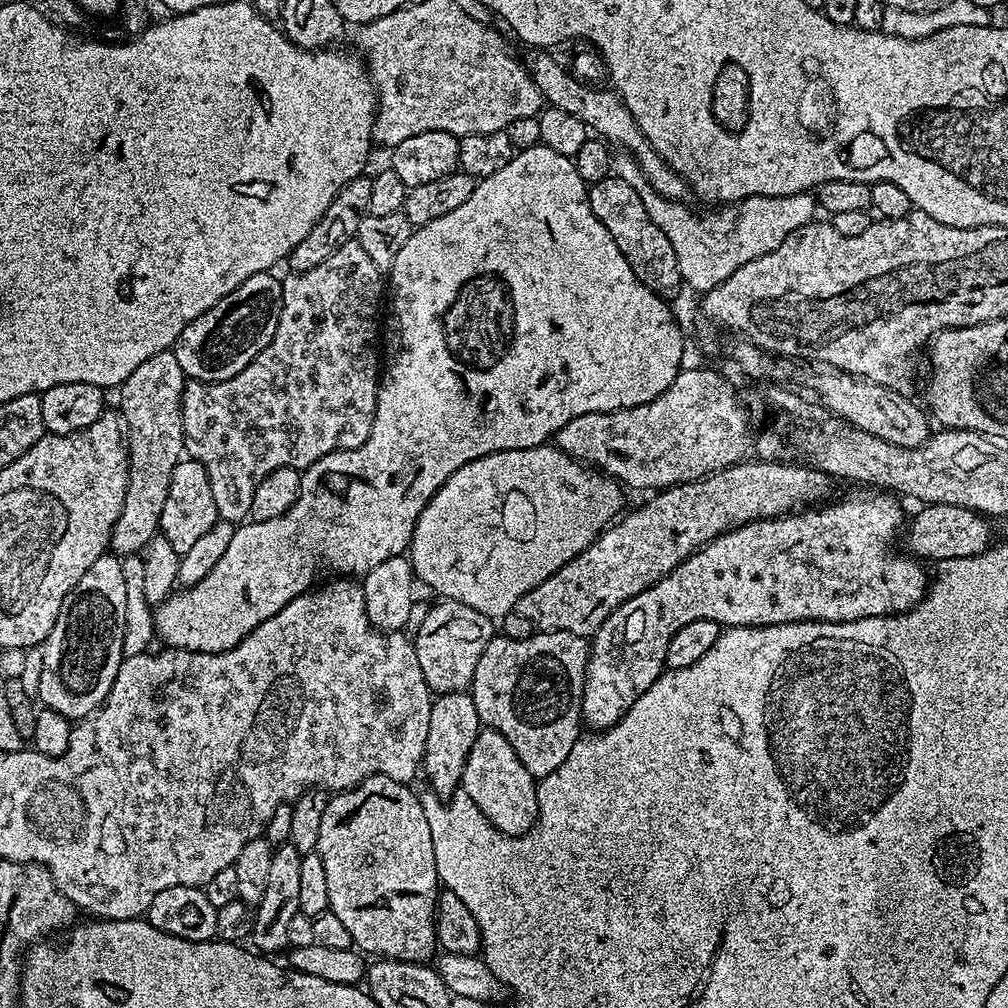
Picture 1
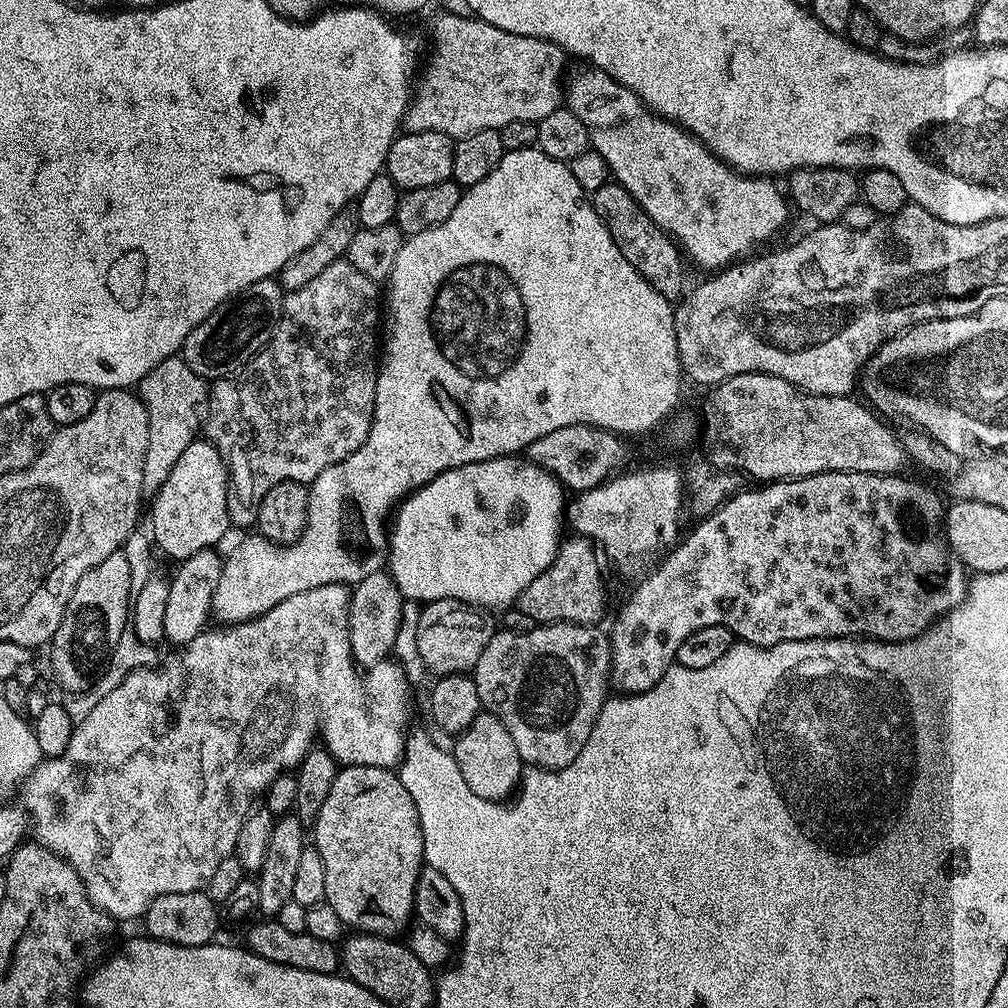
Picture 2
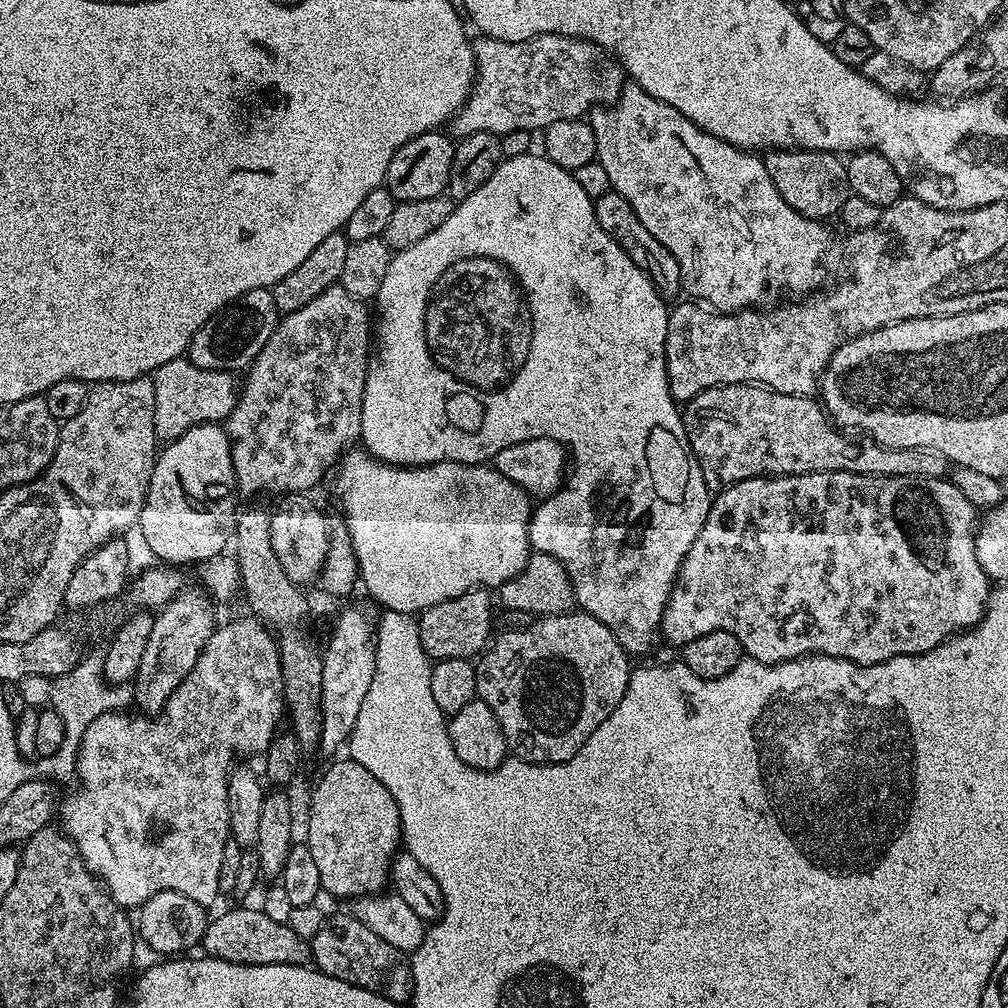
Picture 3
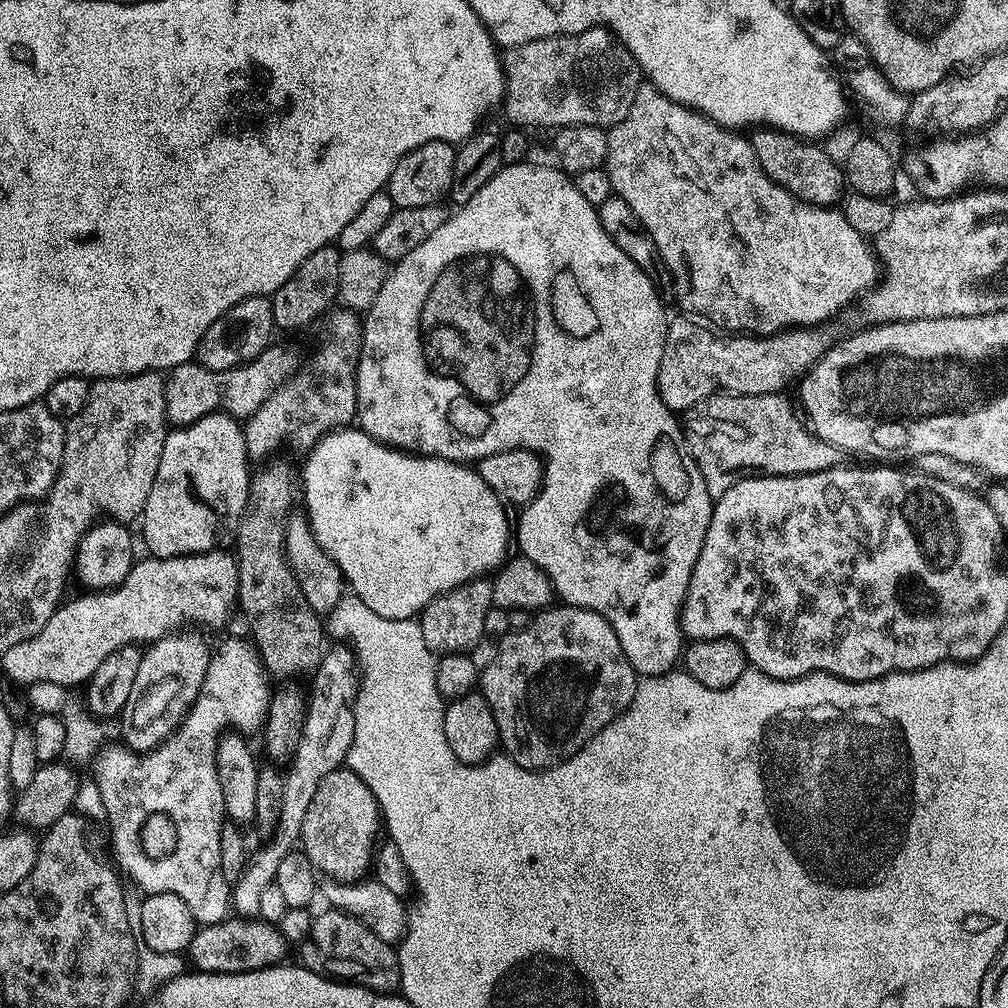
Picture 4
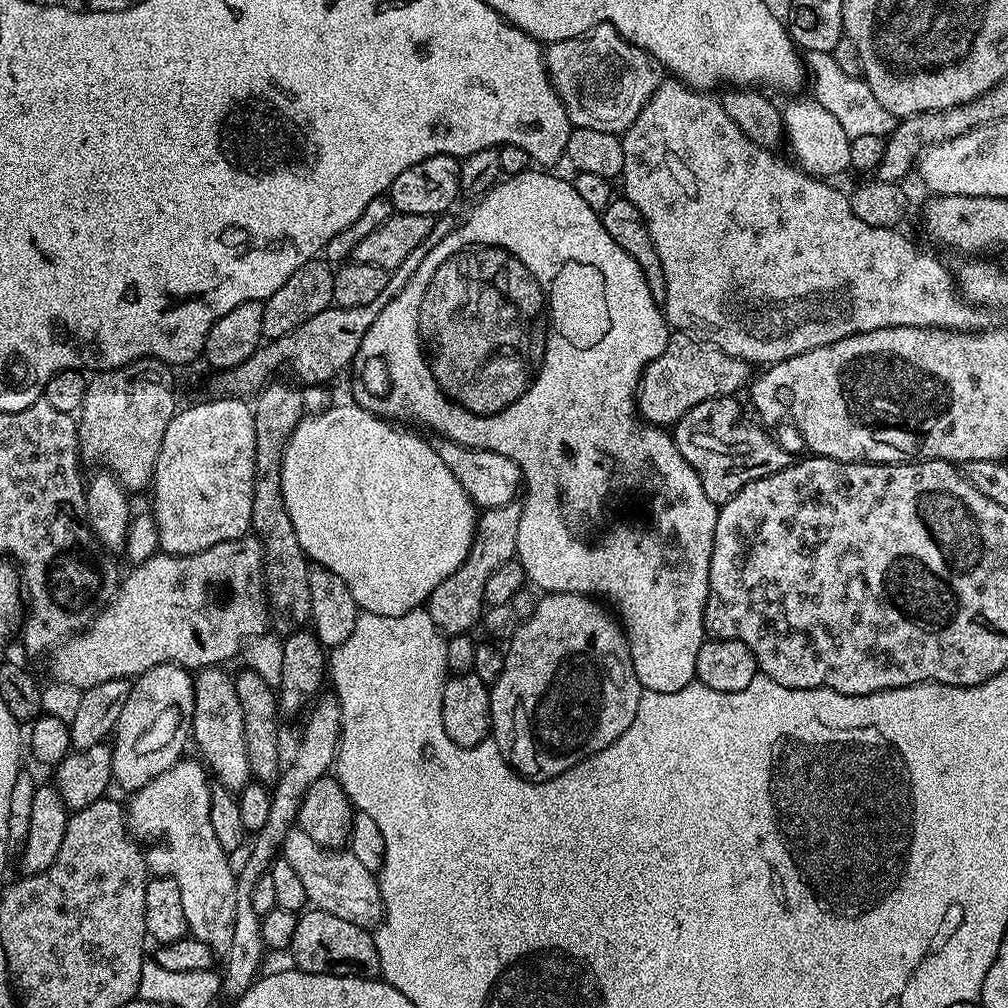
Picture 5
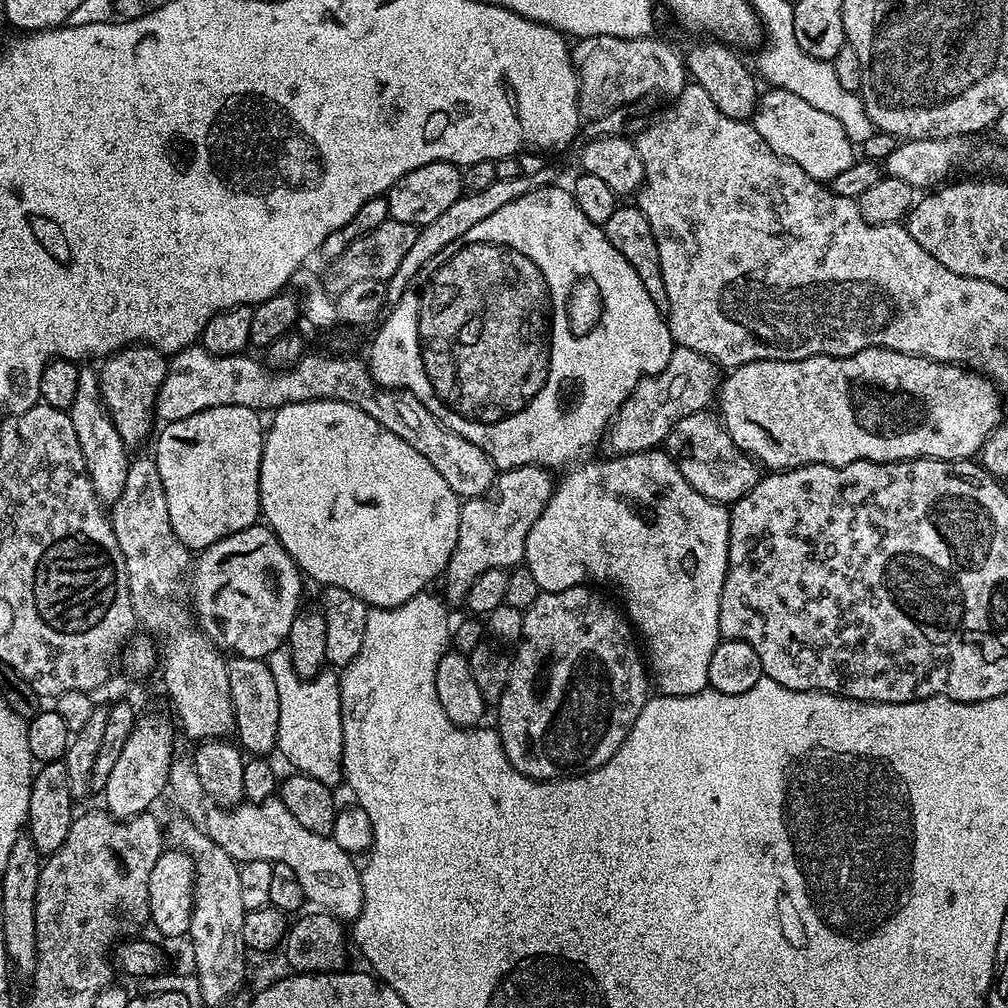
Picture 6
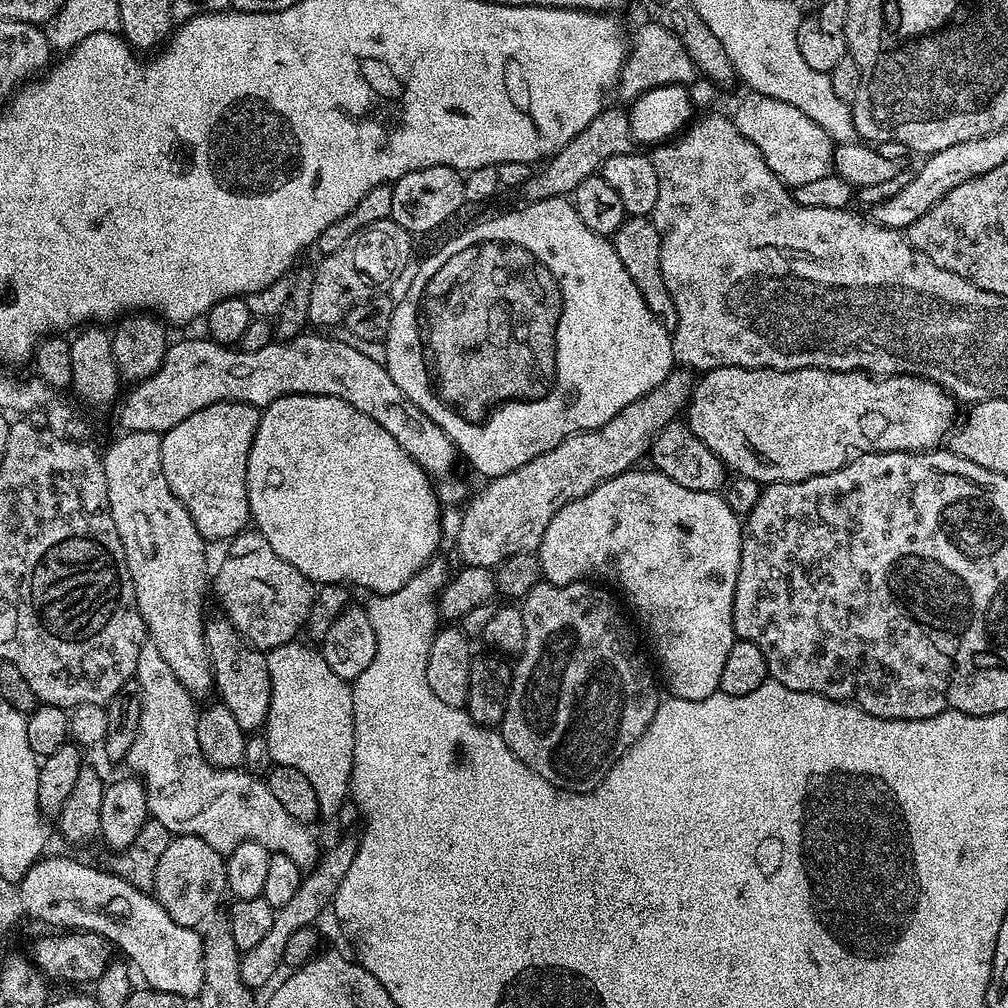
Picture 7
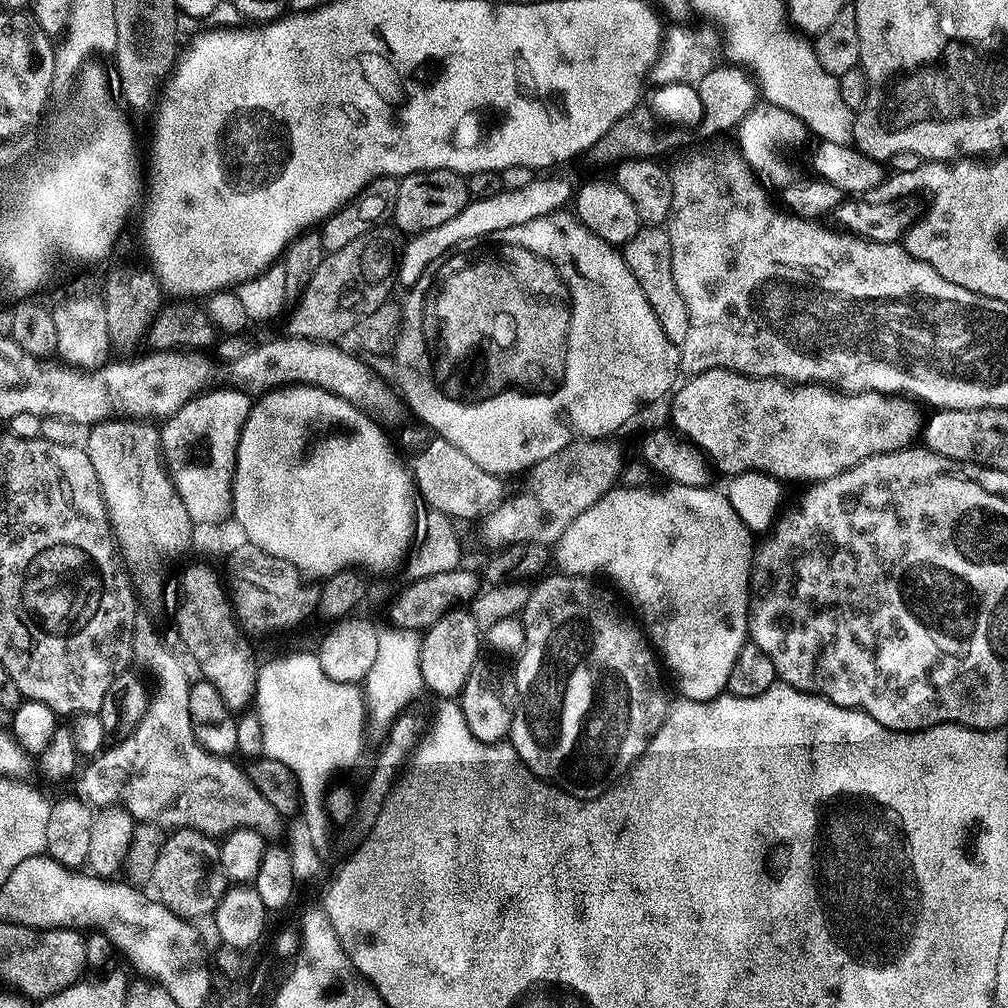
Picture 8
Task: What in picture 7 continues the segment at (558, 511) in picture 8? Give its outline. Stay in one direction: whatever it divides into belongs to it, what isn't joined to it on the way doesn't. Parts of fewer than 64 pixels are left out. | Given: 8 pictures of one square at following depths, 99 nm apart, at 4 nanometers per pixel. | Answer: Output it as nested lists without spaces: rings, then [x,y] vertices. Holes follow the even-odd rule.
[[[674,370],[652,392],[646,393],[642,398],[630,402],[626,410],[622,410],[610,422],[601,428],[593,428],[591,432],[576,432],[568,436],[546,454],[538,454],[538,458],[530,458],[522,466],[510,470],[501,476],[491,477],[488,484],[480,493],[473,495],[463,505],[464,517],[460,520],[460,529],[456,532],[456,548],[460,551],[463,563],[467,567],[482,566],[495,569],[508,556],[522,554],[523,552],[536,552],[542,542],[542,534],[546,534],[546,526],[570,502],[590,494],[599,484],[605,484],[610,478],[621,476],[623,472],[635,469],[640,459],[647,457],[652,451],[654,438],[667,424],[673,423],[676,416],[685,411],[688,399],[692,397],[693,377],[684,370]]]

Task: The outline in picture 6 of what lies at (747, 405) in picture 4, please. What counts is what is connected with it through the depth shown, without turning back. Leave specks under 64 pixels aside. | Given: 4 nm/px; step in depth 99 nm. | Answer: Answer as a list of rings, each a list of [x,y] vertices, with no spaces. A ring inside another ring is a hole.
[[[705,410],[682,418],[682,422],[670,430],[666,451],[678,466],[682,478],[686,478],[686,482],[690,482],[698,494],[728,506],[745,496],[759,482],[762,472],[747,452],[732,443],[719,415],[712,413],[711,416],[710,413]]]

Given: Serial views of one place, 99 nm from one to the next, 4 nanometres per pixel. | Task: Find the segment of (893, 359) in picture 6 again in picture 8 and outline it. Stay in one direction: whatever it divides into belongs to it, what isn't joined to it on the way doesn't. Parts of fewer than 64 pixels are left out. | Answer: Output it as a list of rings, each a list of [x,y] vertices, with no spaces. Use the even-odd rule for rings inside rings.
[[[715,368],[705,372],[697,372],[689,375],[688,380],[671,397],[672,400],[672,424],[681,432],[679,435],[685,441],[691,442],[720,472],[728,472],[729,477],[738,476],[742,472],[763,472],[765,476],[774,476],[781,482],[787,480],[808,480],[815,482],[825,480],[834,474],[844,472],[848,468],[854,467],[860,460],[865,460],[867,456],[877,456],[880,452],[897,452],[900,448],[907,448],[913,443],[912,440],[912,404],[908,398],[901,398],[896,394],[885,394],[882,392],[863,392],[849,394],[839,390],[831,390],[829,387],[818,384],[800,384],[789,386],[783,381],[763,380],[760,376],[743,376],[730,370]]]

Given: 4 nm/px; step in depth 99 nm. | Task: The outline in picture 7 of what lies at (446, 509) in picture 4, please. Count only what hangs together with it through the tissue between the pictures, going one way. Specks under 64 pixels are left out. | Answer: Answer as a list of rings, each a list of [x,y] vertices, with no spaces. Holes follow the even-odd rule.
[[[283,396],[278,398],[260,414],[260,425],[252,439],[250,458],[246,470],[246,486],[248,487],[248,514],[255,531],[260,532],[270,542],[270,550],[278,554],[278,558],[286,558],[290,566],[299,570],[307,580],[322,584],[361,584],[365,593],[385,596],[394,590],[402,590],[425,563],[437,555],[436,547],[440,544],[440,511],[442,505],[438,499],[437,489],[431,484],[429,473],[398,446],[398,442],[374,418],[366,418],[354,406],[342,402],[333,396]]]

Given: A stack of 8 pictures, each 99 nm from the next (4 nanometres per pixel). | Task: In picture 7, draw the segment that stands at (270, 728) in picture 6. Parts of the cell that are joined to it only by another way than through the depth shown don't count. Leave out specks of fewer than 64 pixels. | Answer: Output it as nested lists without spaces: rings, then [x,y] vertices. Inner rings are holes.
[[[223,615],[213,620],[211,617],[205,623],[204,641],[208,647],[214,688],[217,693],[220,691],[219,703],[224,704],[230,714],[234,714],[245,734],[259,733],[268,723],[272,693],[267,655],[261,649],[252,647]]]

